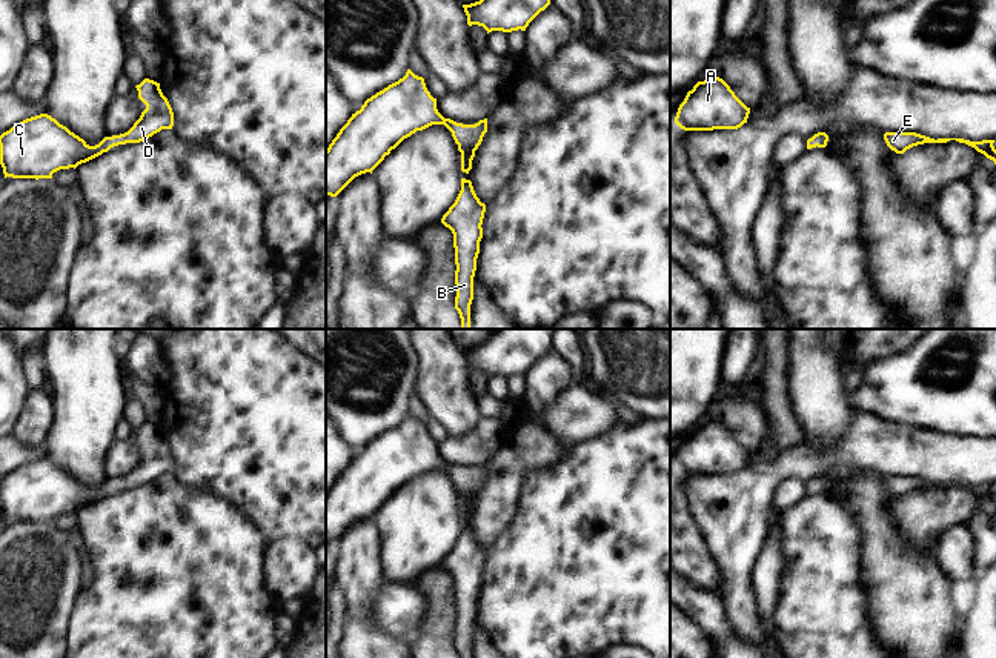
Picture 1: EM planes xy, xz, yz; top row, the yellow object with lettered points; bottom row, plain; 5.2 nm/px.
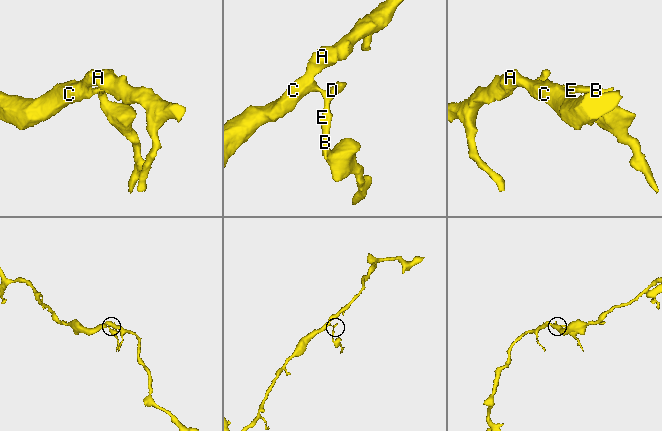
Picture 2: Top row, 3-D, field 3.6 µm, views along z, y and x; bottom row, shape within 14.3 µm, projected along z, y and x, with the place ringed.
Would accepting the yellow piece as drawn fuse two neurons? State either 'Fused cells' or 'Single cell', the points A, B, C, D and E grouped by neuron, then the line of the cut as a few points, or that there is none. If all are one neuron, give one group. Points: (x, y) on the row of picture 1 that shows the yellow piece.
Single cell. Groups: A B C D E. No split

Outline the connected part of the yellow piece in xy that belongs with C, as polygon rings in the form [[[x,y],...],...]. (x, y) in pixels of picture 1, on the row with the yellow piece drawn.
[[[144,78],[135,86],[146,105],[134,126],[120,135],[105,137],[89,146],[48,114],[40,114],[14,125],[0,135],[0,164],[5,178],[52,178],[60,169],[77,168],[111,148],[140,143],[161,129],[172,129],[174,112],[160,89],[160,83]]]

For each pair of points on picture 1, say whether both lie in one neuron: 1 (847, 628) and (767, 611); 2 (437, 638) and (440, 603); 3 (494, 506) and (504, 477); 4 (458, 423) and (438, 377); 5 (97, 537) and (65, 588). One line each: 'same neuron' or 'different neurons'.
1: different neurons
2: same neuron
3: same neuron
4: same neuron
5: different neurons

